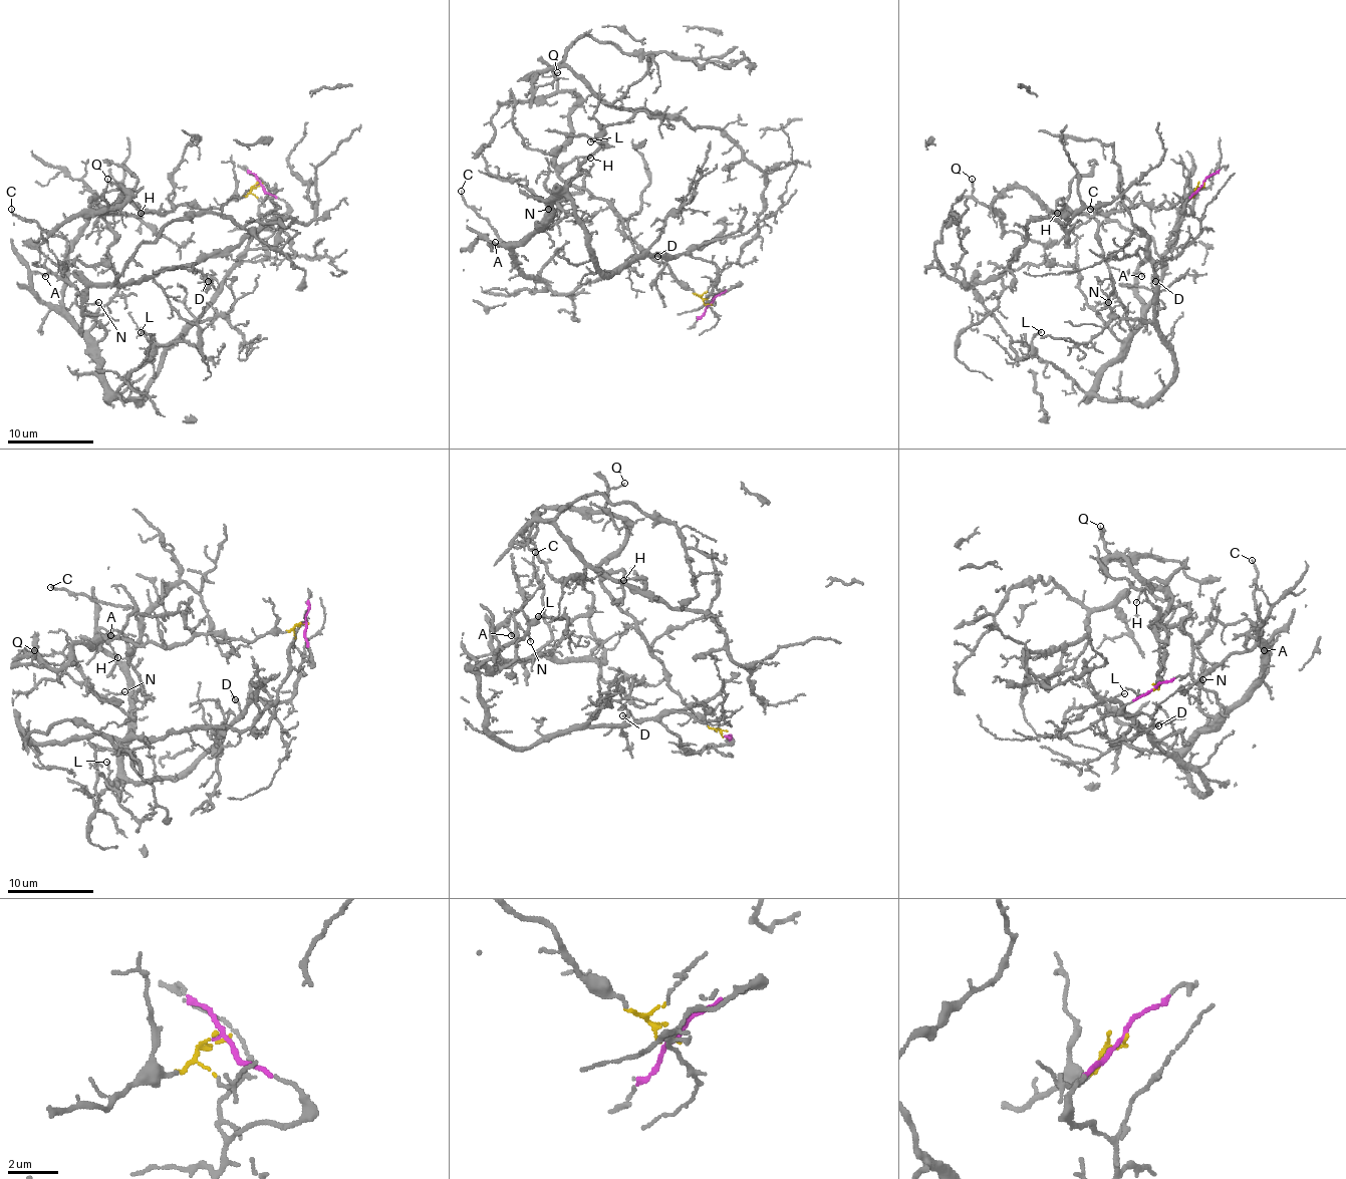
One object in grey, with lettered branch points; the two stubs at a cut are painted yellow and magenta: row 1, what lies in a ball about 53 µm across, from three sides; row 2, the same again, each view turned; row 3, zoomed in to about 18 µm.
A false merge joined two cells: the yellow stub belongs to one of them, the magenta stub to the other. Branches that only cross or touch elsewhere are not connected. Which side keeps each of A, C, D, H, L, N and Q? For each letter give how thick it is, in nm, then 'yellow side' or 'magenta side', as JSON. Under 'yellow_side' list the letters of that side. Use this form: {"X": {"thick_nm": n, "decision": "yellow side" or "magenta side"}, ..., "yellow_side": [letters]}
{"A": {"thick_nm": 130, "decision": "magenta side"}, "C": {"thick_nm": 160, "decision": "magenta side"}, "D": {"thick_nm": 140, "decision": "magenta side"}, "H": {"thick_nm": 110, "decision": "yellow side"}, "L": {"thick_nm": 90, "decision": "magenta side"}, "N": {"thick_nm": 110, "decision": "magenta side"}, "Q": {"thick_nm": 100, "decision": "yellow side"}, "yellow_side": ["H", "Q"]}

